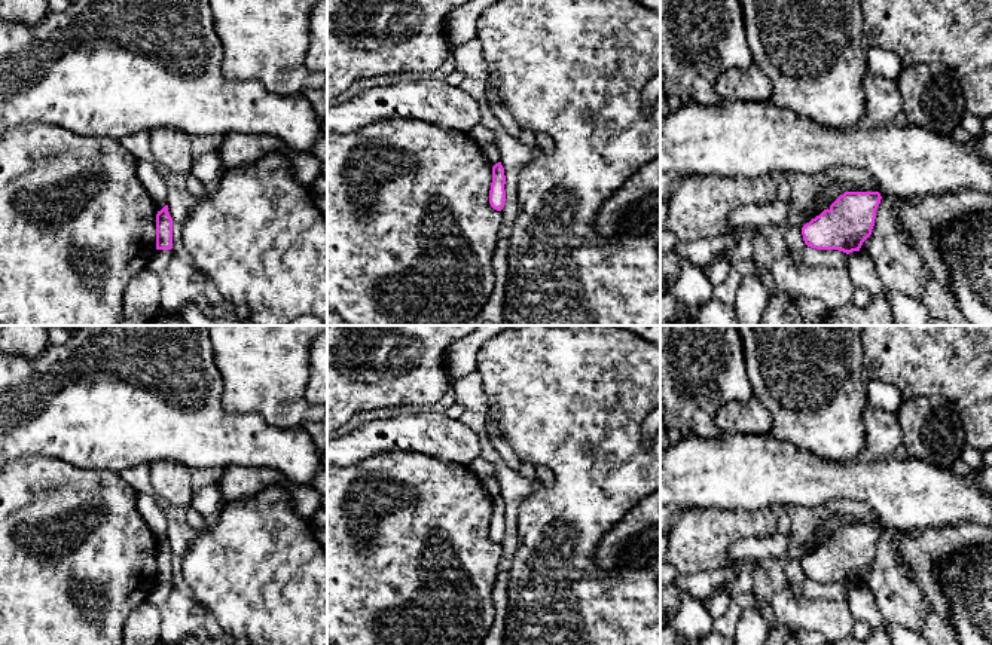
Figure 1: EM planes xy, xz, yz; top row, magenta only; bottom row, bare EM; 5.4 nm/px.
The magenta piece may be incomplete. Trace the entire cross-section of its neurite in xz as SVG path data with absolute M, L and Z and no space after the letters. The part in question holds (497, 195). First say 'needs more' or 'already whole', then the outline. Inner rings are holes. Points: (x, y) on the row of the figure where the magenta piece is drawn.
already whole | M501 162L492 166L492 183L489 190L489 204L494 210L501 211L506 202L506 175Z

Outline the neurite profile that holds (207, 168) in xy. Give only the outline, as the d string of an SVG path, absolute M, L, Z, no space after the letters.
M216 149L196 159L190 169L190 174L201 180L204 184L216 183L220 178L220 172L220 156Z

